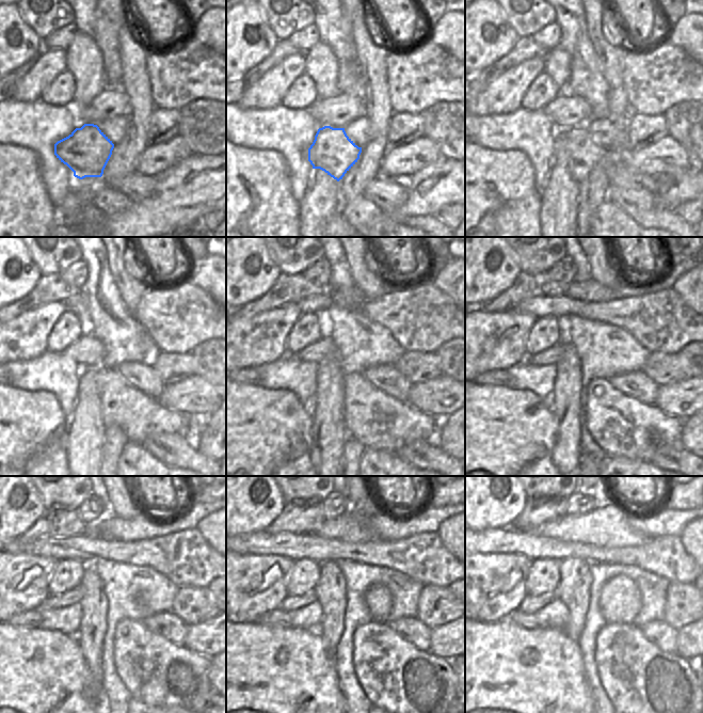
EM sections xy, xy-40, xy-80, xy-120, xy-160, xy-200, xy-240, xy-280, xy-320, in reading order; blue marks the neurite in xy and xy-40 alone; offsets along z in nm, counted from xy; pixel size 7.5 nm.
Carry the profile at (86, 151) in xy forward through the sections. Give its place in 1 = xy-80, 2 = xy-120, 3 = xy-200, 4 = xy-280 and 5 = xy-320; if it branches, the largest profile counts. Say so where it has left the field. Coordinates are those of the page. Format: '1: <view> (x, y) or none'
1: xy-80 (575, 149)
2: xy-120 (139, 415)
3: xy-200 (623, 426)
4: xy-280 (418, 687)
5: xy-320 (656, 693)

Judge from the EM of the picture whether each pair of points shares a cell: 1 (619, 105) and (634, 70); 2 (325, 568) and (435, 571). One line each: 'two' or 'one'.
1: two
2: two

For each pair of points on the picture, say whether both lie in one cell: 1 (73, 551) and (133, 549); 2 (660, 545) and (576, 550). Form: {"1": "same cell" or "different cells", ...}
{"1": "same cell", "2": "same cell"}

